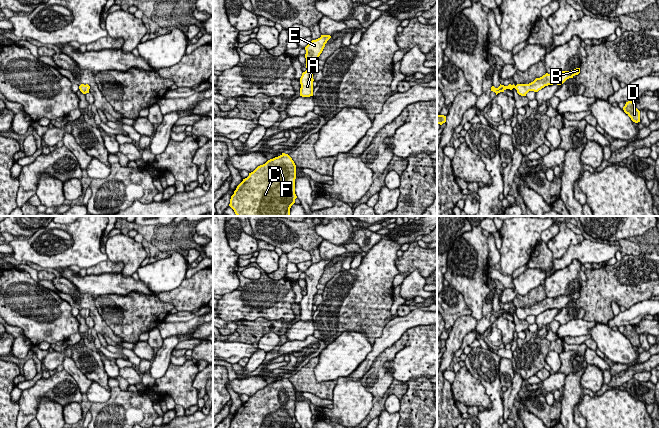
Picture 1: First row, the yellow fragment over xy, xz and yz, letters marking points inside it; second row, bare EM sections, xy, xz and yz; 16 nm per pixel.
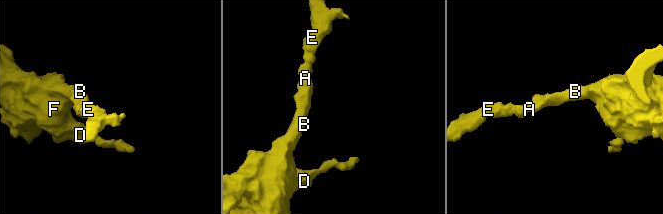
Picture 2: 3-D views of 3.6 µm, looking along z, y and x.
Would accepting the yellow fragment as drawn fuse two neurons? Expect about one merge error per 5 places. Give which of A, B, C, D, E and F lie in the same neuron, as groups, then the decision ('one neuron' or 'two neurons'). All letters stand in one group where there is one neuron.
A B C D E F; one neuron

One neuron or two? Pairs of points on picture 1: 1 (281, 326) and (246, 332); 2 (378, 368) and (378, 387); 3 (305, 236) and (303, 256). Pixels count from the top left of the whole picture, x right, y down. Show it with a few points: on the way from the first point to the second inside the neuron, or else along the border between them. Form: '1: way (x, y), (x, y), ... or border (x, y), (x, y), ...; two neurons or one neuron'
1: way (272, 328), (255, 330); one neuron
2: way (378, 373), (378, 382); one neuron
3: border (308, 250), (293, 248), (286, 253); two neurons

